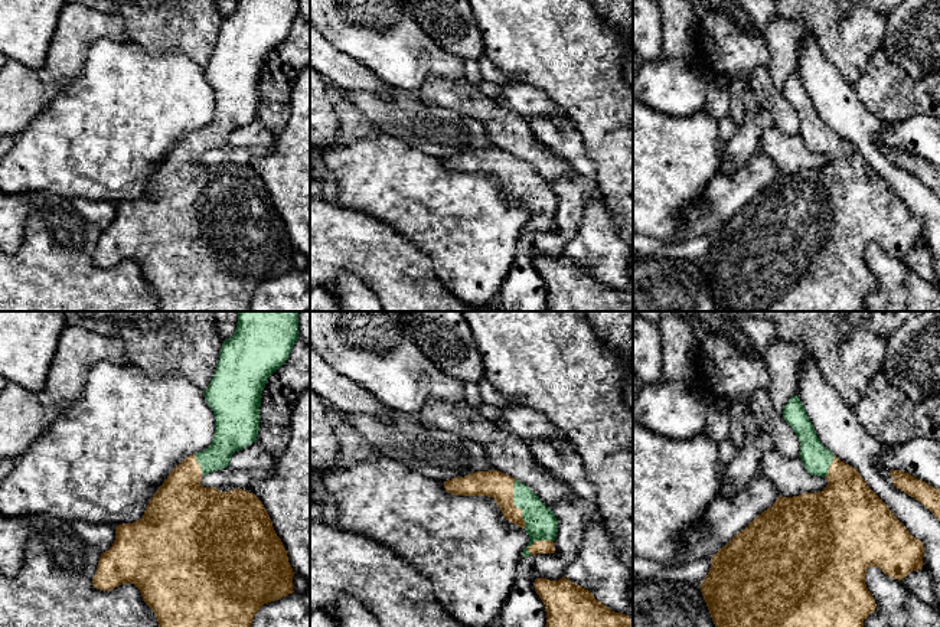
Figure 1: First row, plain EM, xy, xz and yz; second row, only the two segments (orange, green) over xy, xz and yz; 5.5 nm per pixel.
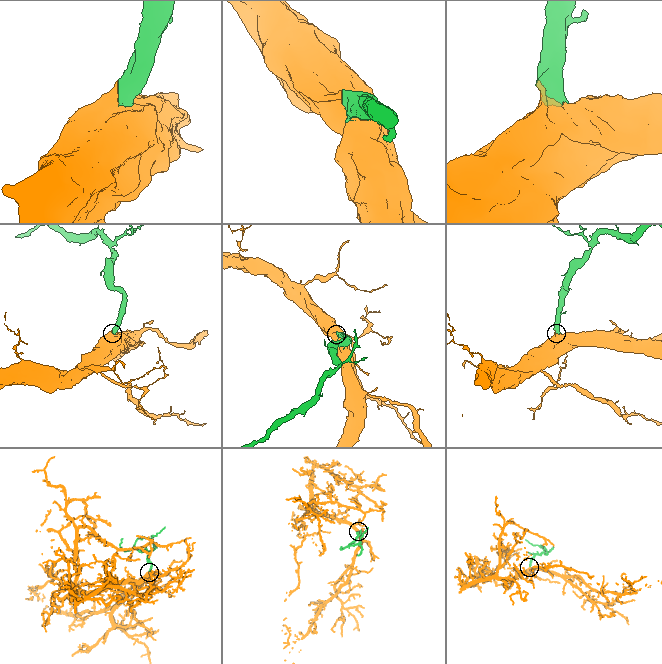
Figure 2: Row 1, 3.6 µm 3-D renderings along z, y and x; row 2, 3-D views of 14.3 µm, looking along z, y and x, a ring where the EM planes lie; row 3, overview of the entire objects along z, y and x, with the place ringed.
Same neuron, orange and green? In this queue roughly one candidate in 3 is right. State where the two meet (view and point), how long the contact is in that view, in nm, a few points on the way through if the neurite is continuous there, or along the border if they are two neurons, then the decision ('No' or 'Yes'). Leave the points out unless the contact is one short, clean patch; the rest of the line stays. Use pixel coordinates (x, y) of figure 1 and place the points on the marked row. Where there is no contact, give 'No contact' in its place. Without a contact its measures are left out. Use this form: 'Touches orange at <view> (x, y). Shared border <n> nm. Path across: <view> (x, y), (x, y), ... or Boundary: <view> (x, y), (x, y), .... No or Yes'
Touches orange at xz (513, 503). Shared border 280 nm. Yes

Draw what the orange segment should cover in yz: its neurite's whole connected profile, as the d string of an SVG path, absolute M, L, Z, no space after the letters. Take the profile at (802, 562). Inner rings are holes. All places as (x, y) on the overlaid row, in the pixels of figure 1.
M797 395L790 398L781 414L799 438L804 468L812 476L825 477L828 486L817 493L779 496L771 507L711 558L701 592L715 627L864 627L864 620L877 608L865 584L866 569L877 566L901 581L910 572L923 569L923 542L905 529L852 466L822 445Z

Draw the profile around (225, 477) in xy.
M225 467L209 474L202 476L200 484L209 487L234 487L244 489L260 483L270 474L265 468L236 470Z

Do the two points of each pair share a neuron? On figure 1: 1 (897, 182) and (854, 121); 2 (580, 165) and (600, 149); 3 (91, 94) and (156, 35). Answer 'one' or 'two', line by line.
1: one
2: two
3: two

